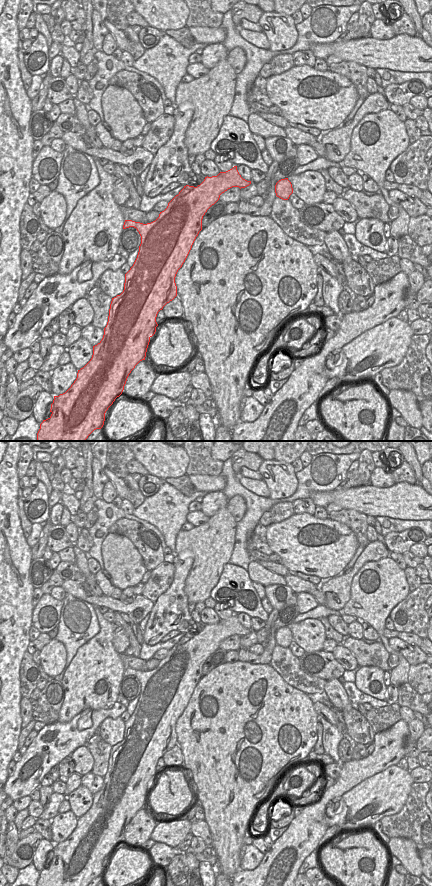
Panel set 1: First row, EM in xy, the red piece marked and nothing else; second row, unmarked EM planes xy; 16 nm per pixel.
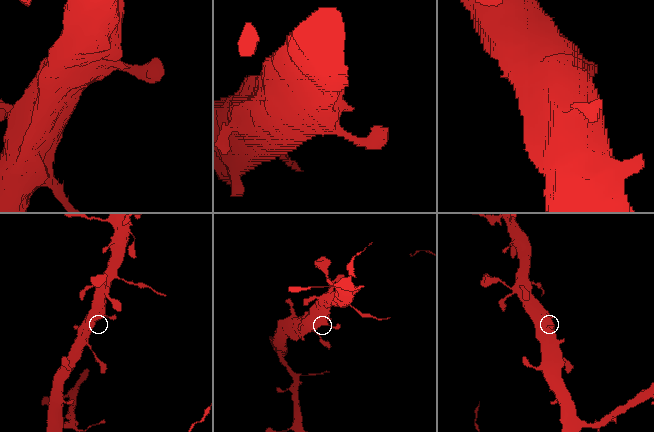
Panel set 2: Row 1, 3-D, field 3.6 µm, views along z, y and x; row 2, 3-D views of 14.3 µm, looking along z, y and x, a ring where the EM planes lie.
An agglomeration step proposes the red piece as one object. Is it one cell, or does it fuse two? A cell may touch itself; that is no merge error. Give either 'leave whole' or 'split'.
leave whole

